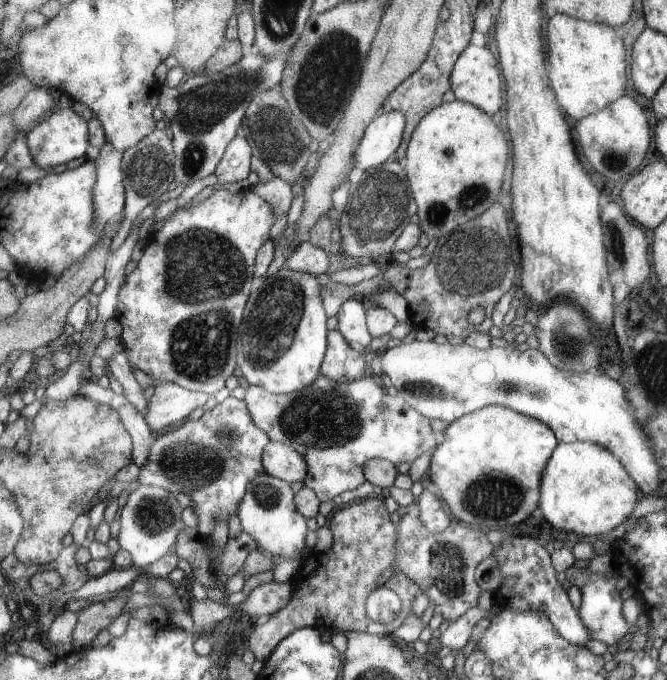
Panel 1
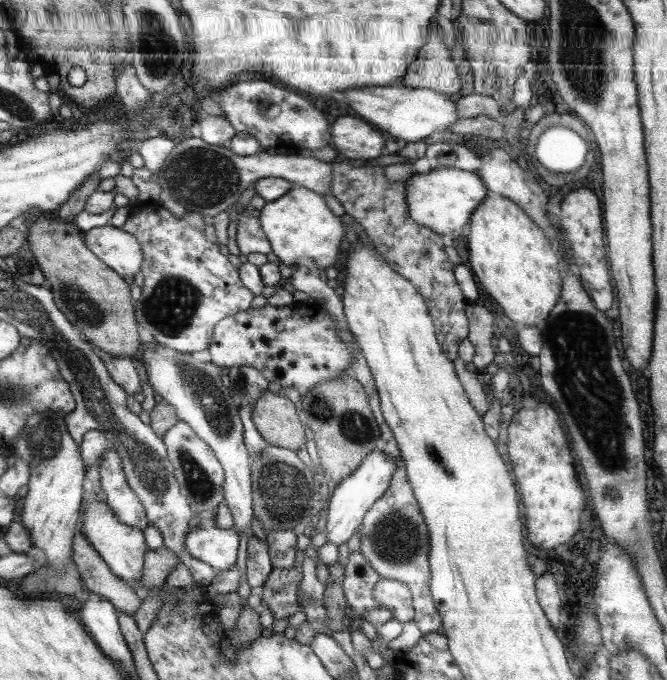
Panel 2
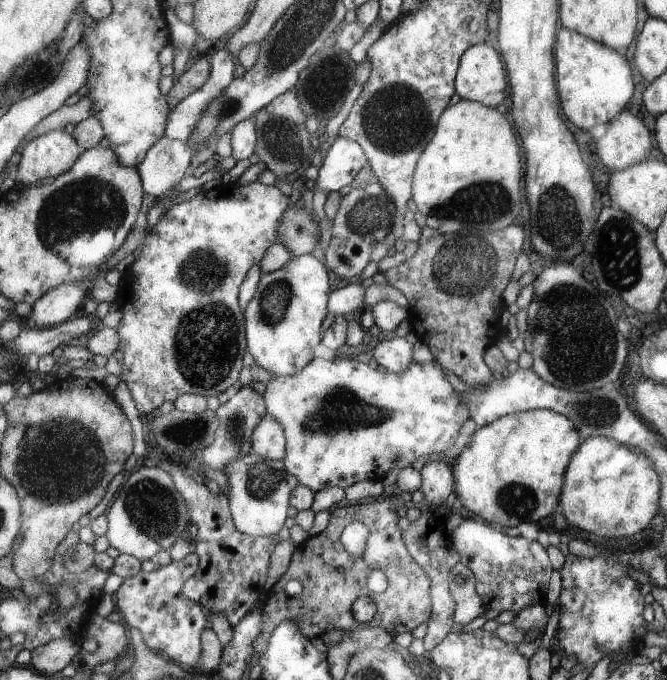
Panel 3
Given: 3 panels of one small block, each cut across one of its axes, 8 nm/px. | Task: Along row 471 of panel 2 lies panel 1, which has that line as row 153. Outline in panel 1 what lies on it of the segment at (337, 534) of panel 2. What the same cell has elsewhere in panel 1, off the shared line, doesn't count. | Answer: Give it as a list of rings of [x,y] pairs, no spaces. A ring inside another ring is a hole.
[[[398,111],[377,114],[368,128],[365,128],[354,154],[354,167],[365,172],[389,160],[389,156],[400,146],[405,120],[404,114]]]

